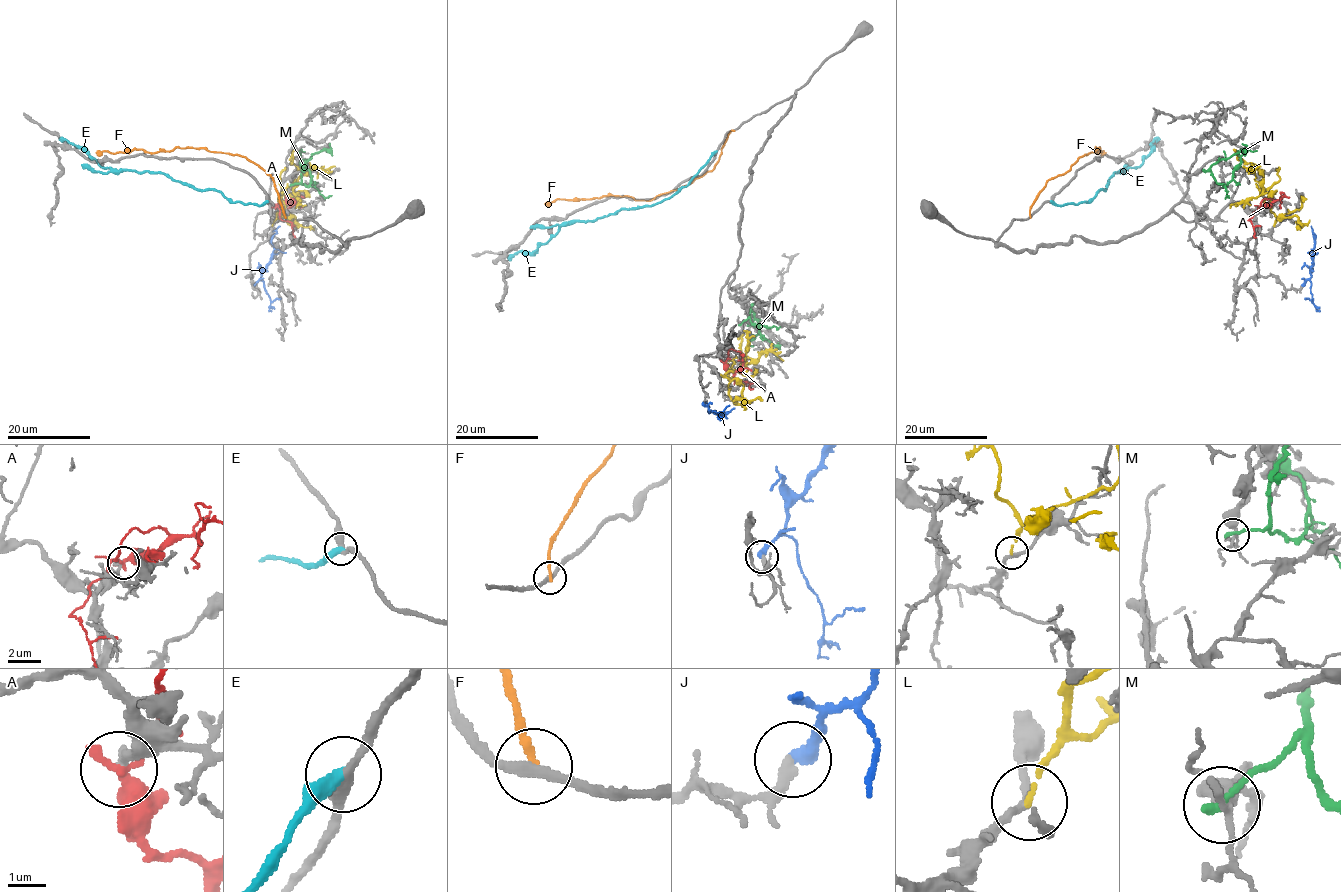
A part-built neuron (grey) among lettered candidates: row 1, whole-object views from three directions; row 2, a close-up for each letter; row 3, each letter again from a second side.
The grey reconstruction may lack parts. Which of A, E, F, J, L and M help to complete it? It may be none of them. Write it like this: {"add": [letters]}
{"add": ["J"]}

